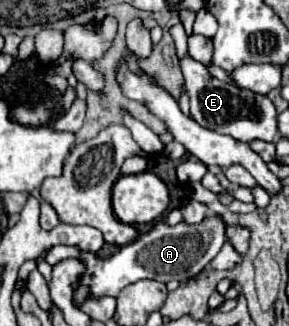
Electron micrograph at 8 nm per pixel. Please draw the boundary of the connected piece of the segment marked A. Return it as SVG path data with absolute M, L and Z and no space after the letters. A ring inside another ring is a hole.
M208 215L202 223L190 225L186 221L180 221L176 225L168 225L166 221L156 221L154 227L136 237L132 243L124 245L120 251L116 251L108 259L98 259L94 253L82 253L78 247L54 247L45 256L47 263L55 263L55 257L80 257L88 263L88 271L82 275L80 283L88 285L92 291L92 297L102 297L102 295L112 295L118 297L118 293L140 279L154 279L168 283L172 279L176 281L186 281L196 277L198 273L204 271L204 267L218 255L226 241L226 227L224 227L222 215Z

